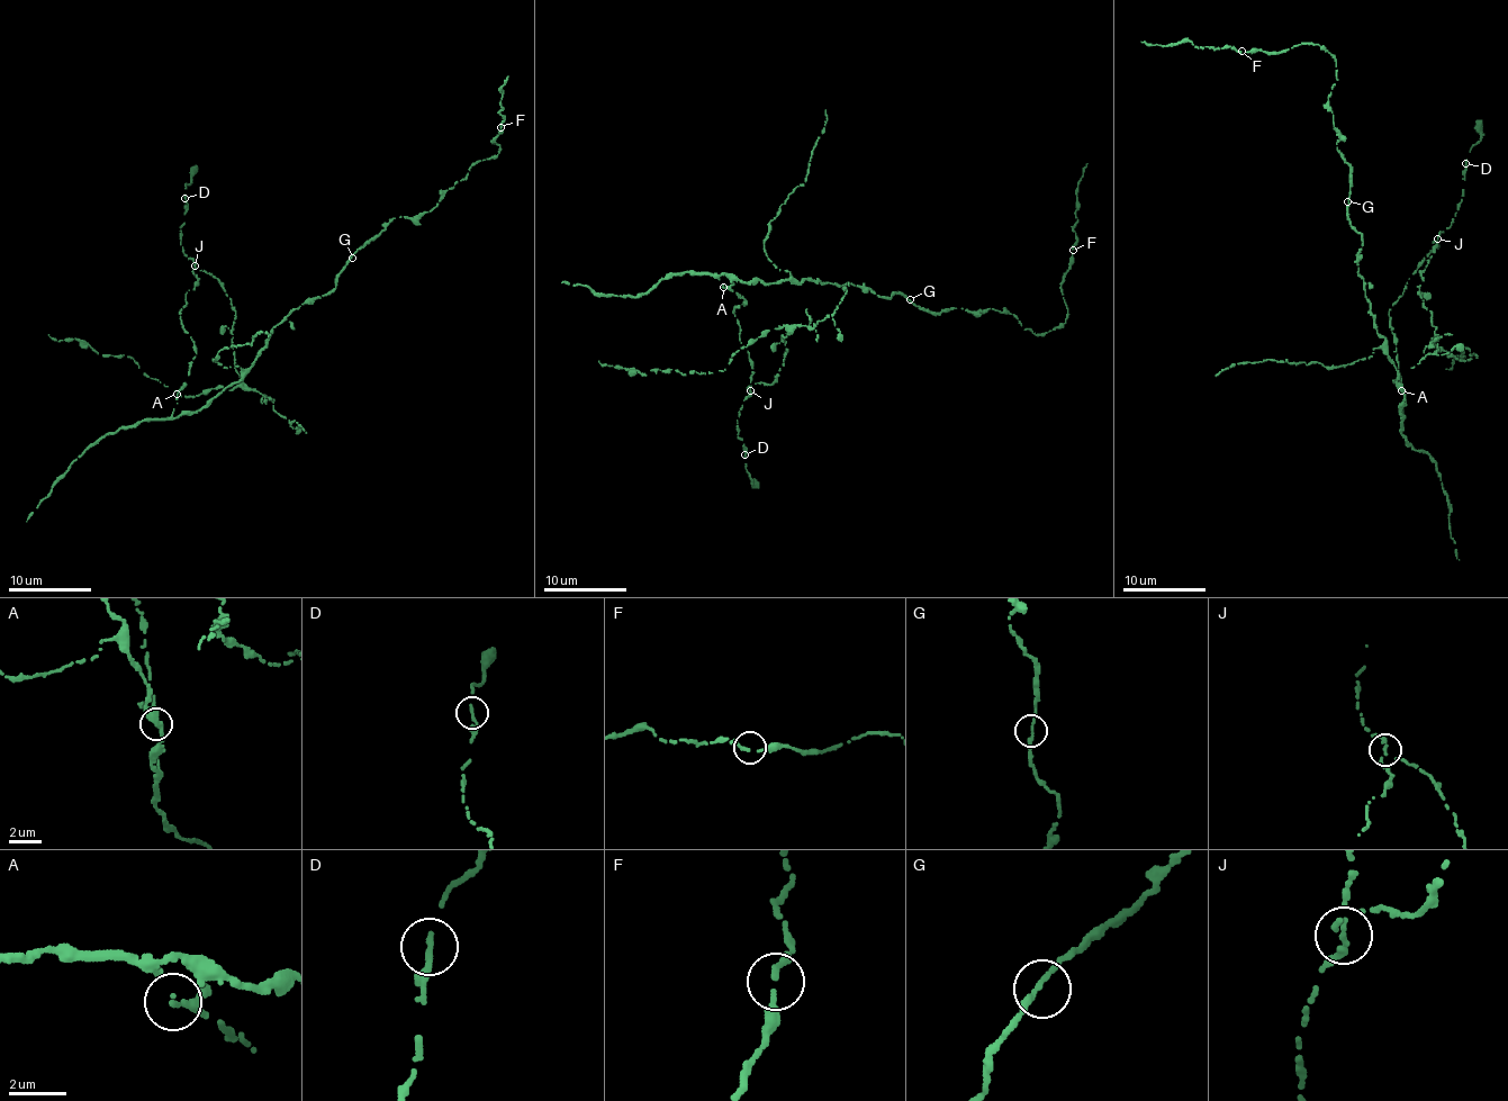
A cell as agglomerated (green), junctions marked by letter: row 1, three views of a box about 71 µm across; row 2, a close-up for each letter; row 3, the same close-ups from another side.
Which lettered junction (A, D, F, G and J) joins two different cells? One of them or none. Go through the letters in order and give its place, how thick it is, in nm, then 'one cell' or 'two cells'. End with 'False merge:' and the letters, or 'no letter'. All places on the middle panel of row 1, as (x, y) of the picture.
A: at (723, 287); 190 nm thick; one cell
D: at (745, 454); 170 nm thick; one cell
F: at (1073, 250); 170 nm thick; one cell
G: at (910, 299); 190 nm thick; one cell
J: at (750, 390); 160 nm thick; two cells
False merge: J

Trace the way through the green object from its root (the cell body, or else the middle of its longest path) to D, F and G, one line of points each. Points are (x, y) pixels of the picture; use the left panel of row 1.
D: (174, 411), (197, 354), (180, 317), (197, 277), (196, 262), (180, 244), (184, 198)
F: (174, 411), (197, 412), (240, 380), (273, 327), (330, 294), (390, 219), (429, 213), (496, 156), (500, 127)
G: (174, 411), (174, 418), (197, 412), (240, 380), (273, 327), (303, 304), (330, 294), (342, 269), (352, 258)

